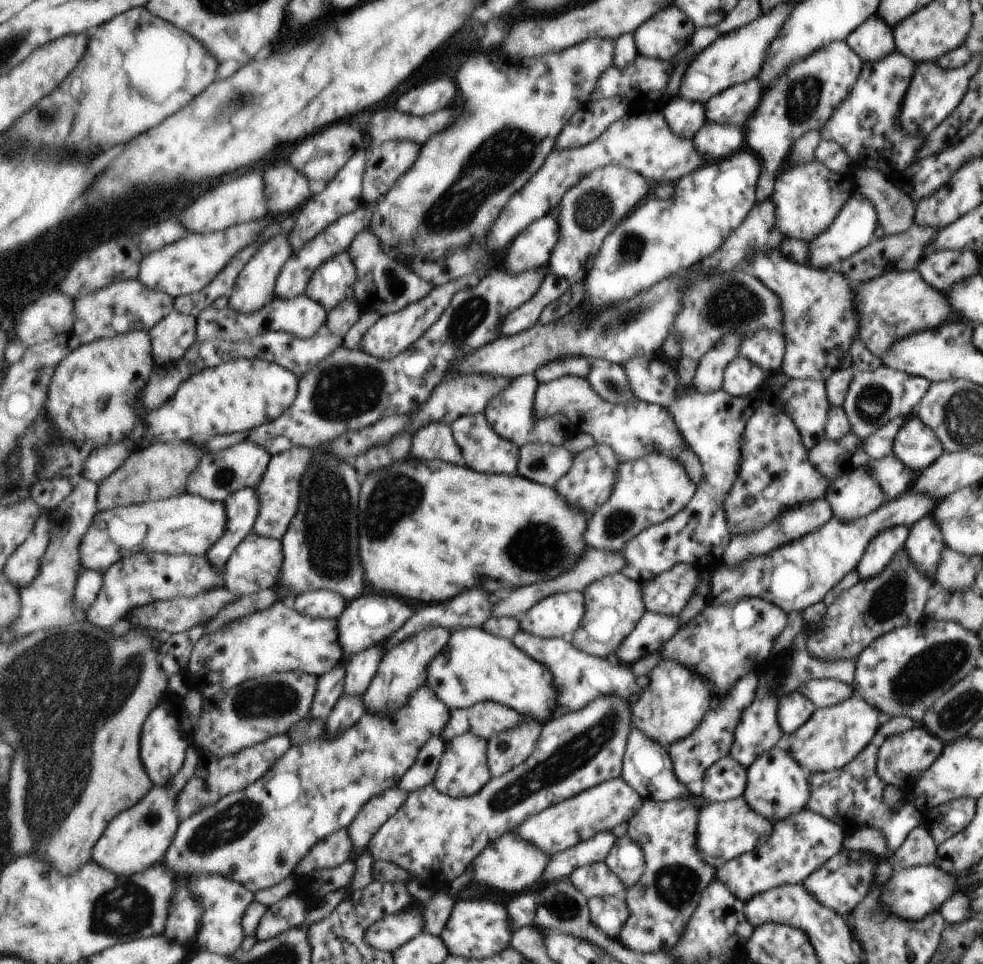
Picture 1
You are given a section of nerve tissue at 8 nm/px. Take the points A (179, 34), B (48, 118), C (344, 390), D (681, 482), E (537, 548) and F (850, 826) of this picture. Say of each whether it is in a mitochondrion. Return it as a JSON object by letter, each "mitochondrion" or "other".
{"A":"other","B":"mitochondrion","C":"mitochondrion","D":"other","E":"mitochondrion","F":"other"}

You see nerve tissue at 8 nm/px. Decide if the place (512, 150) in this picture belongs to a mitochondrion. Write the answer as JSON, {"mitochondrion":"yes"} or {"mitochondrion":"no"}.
{"mitochondrion":"yes"}

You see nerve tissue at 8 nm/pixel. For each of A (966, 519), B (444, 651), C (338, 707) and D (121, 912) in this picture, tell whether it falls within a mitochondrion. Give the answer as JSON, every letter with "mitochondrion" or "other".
{"A":"mitochondrion","B":"other","C":"other","D":"mitochondrion"}

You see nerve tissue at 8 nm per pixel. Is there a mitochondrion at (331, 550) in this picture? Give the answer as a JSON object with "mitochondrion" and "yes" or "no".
{"mitochondrion":"yes"}

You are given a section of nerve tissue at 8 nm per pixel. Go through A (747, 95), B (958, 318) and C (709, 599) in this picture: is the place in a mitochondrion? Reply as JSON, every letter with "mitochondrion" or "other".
{"A":"other","B":"other","C":"other"}

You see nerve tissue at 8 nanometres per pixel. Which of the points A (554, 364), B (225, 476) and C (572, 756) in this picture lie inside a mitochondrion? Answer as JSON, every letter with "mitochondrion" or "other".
{"A":"other","B":"mitochondrion","C":"mitochondrion"}

